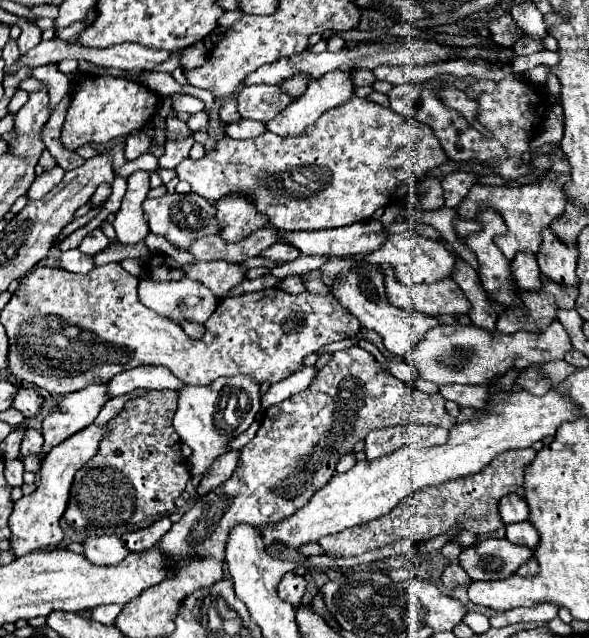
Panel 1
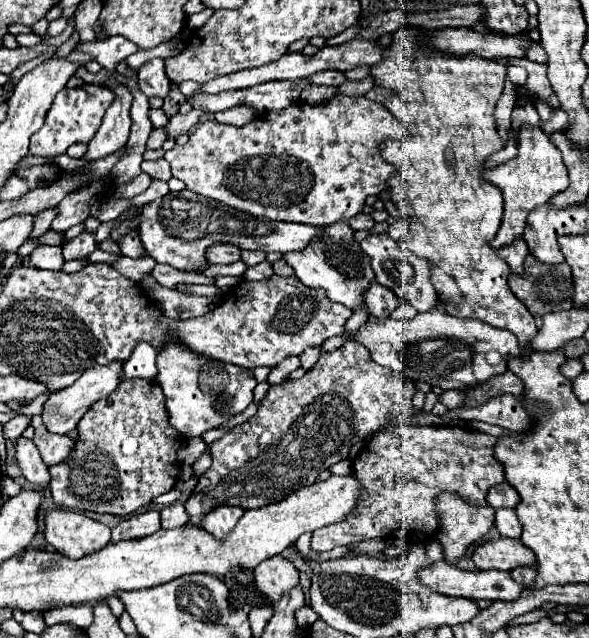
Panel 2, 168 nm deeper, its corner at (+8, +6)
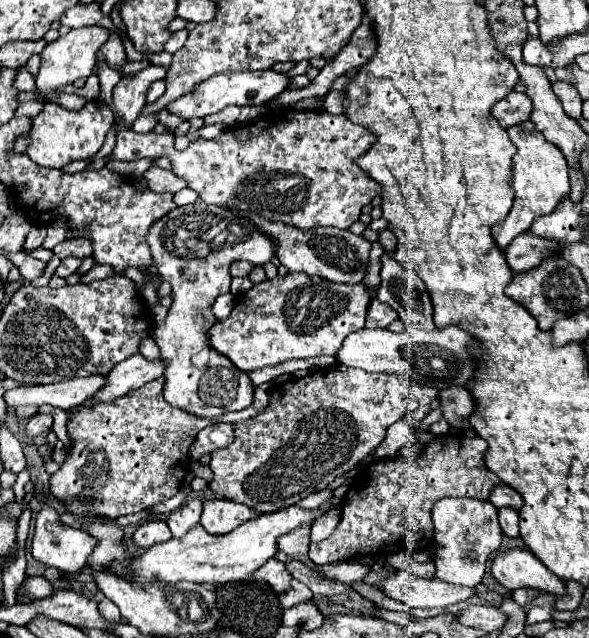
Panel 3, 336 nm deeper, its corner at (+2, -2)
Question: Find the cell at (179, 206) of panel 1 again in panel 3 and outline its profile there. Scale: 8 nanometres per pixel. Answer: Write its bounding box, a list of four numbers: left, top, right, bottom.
[148,201,276,417]

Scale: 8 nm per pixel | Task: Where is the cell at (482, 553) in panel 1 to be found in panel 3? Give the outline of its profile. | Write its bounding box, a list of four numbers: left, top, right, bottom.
[492,547,566,593]

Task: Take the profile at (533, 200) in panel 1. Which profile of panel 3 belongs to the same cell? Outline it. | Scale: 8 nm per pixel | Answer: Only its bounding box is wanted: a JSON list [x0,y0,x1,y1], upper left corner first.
[492,121,570,249]

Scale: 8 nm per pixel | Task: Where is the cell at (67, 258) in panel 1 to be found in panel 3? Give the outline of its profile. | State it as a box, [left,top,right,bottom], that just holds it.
[8,253,46,281]

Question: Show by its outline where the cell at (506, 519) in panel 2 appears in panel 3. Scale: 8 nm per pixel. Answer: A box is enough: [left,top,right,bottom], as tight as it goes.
[498,509,520,537]

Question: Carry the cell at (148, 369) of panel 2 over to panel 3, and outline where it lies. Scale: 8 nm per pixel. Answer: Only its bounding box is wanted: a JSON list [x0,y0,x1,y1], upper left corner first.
[140,337,160,361]

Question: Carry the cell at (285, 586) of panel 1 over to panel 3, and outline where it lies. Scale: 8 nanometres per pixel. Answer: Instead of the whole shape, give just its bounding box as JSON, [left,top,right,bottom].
[256,559,292,593]

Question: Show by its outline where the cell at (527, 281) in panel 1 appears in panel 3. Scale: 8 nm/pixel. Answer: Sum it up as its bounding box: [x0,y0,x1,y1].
[506,233,552,273]

